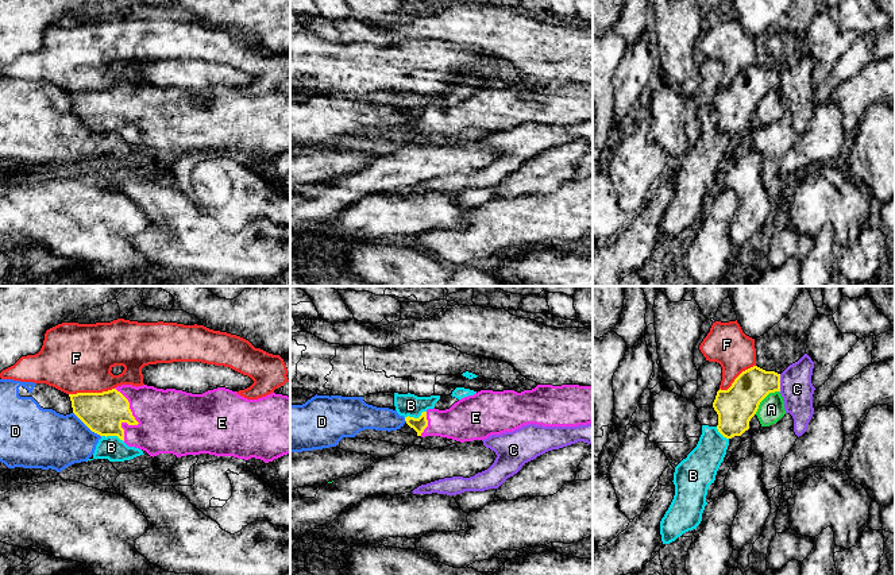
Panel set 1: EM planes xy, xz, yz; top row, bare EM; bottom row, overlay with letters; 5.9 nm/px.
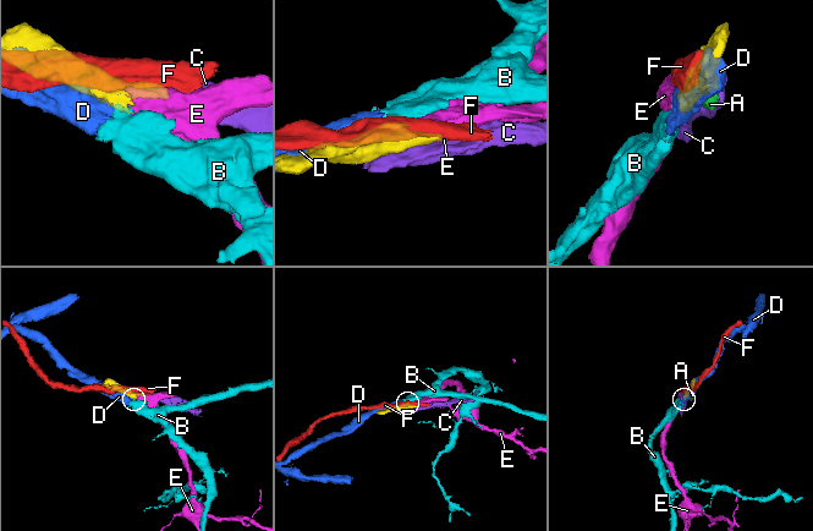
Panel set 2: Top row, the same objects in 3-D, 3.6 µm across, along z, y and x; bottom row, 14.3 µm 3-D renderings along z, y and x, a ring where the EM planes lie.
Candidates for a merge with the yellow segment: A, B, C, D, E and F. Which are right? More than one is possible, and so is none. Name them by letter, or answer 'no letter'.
E

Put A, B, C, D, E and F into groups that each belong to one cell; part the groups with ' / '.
A C / B D / E / F

